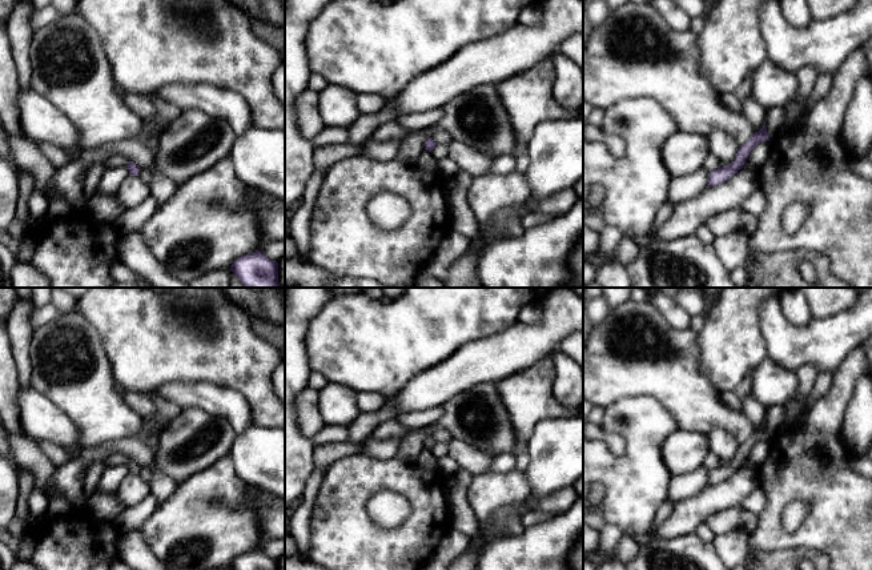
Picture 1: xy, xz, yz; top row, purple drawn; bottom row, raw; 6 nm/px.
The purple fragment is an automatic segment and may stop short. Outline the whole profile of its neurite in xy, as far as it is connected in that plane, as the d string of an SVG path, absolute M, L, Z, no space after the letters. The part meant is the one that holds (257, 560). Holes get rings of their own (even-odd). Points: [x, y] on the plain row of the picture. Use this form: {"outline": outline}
{"outline": "M261 549L238 555L232 570L278 570L278 561L269 558Z"}

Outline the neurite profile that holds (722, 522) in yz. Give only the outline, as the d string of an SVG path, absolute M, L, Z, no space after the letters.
M735 505L730 509L710 515L706 523L715 535L727 534L740 527L740 513L740 505Z

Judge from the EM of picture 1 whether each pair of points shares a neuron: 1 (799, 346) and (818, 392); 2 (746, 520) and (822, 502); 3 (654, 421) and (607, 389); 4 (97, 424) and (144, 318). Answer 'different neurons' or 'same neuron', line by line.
1: different neurons
2: different neurons
3: different neurons
4: different neurons

